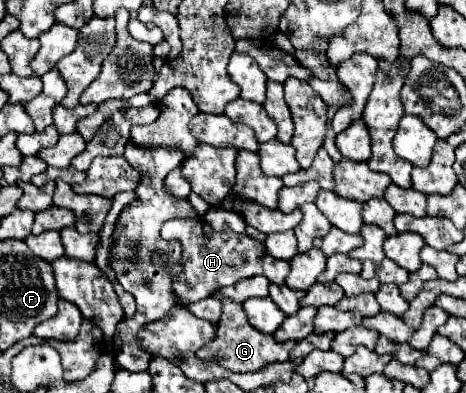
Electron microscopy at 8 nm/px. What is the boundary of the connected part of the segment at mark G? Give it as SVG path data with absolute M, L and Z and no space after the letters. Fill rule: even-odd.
M224 298L224 312L222 312L220 322L216 326L216 336L208 344L204 344L196 352L196 356L200 360L206 360L206 362L218 362L226 370L244 374L244 372L258 372L258 370L262 370L264 366L268 366L272 362L286 362L292 348L294 348L292 340L288 340L288 342L276 342L274 336L260 334L258 330L254 330L248 324L244 308L240 304Z

